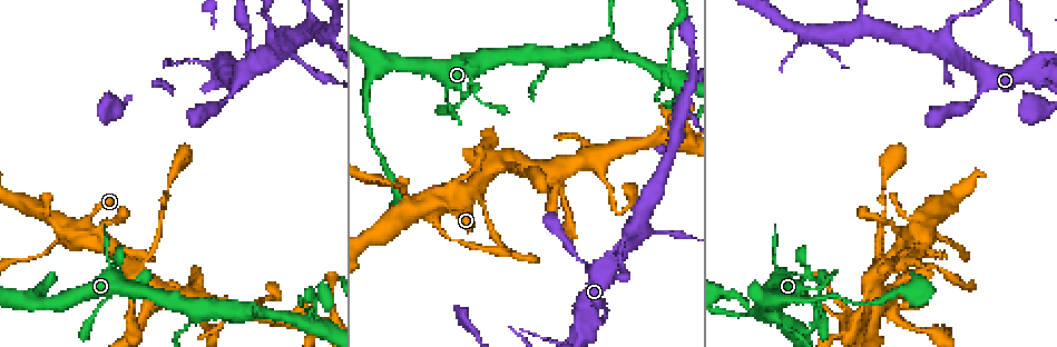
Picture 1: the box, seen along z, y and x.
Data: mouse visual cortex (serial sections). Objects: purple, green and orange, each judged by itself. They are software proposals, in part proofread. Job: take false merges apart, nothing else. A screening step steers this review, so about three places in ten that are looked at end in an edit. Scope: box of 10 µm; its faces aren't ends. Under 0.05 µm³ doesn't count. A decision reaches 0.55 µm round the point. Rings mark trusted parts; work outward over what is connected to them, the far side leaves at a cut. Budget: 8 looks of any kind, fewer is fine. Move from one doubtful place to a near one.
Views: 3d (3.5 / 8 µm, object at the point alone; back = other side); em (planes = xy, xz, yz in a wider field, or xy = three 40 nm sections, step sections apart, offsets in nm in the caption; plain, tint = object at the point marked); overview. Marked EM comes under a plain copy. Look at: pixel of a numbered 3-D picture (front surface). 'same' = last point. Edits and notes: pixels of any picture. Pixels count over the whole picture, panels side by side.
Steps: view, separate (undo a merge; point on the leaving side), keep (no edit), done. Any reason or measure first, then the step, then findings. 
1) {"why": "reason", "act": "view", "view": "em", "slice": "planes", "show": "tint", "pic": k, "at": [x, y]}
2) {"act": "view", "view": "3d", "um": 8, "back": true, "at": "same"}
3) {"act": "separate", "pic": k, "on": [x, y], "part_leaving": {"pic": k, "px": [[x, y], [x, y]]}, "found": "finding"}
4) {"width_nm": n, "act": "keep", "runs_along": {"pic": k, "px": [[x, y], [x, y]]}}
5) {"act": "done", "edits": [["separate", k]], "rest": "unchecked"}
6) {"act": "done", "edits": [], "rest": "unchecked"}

{"why": "four-way junction", "act": "view", "view": "3d", "um": 3.5, "back": true, "pic": 1, "at": [956, 58]}

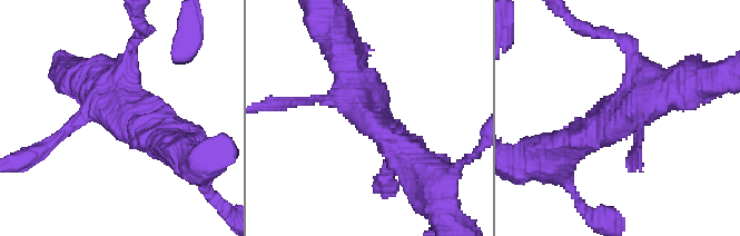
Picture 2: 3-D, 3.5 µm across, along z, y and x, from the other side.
{"arms": 4, "arm_widths_nm": [200, 400, 500, 500], "act": "view", "view": "em", "slice": "xy", "step": 3, "show": "tint", "pic": 2, "at": [376, 124]}

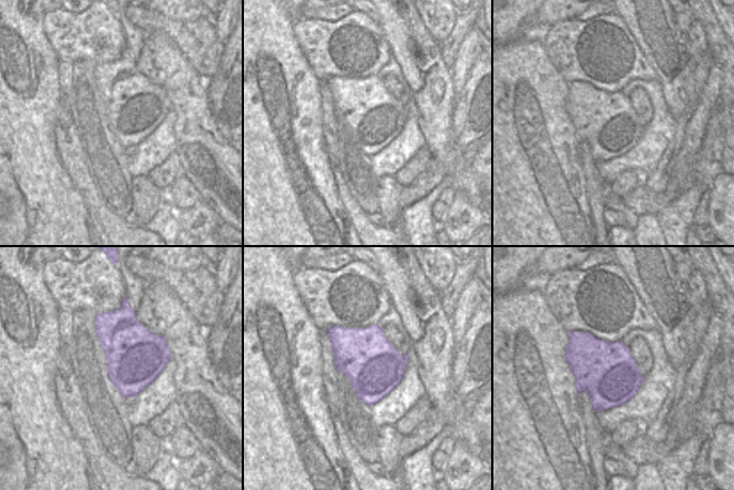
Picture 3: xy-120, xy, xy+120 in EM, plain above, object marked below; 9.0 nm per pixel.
{"act": "keep", "runs_along": {"pic": 2, "px": [[425, 171], [359, 112], [349, 67]]}, "found": "all the same cell"}

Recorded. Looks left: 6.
{"why": "sharp bend", "act": "view", "view": "3d", "um": 3.5, "pic": 1, "at": [247, 50]}

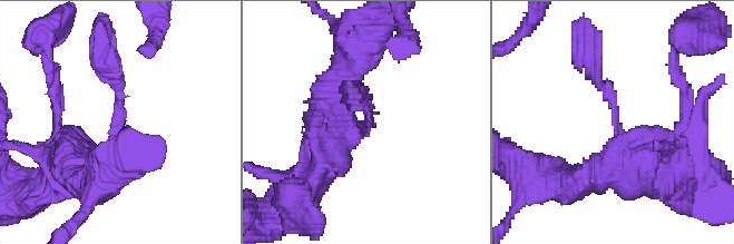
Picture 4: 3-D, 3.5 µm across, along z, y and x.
{"arm_widths_nm": [150, 450], "act": "view", "view": "em", "slice": "xy", "step": 5, "show": "tint", "pic": 4, "at": [368, 129]}

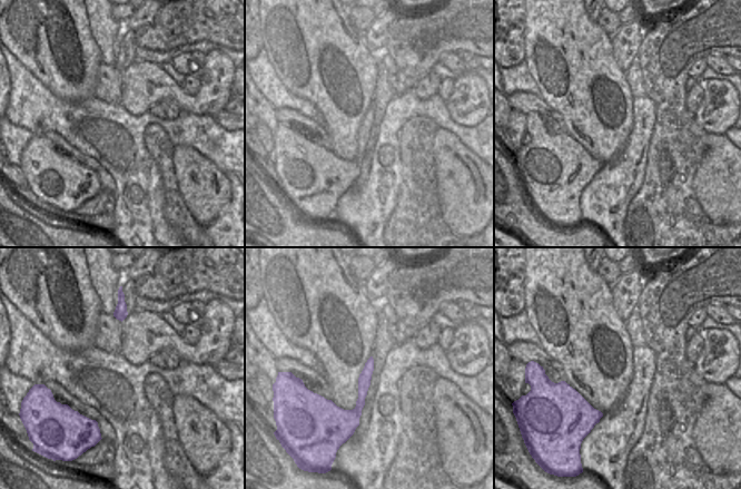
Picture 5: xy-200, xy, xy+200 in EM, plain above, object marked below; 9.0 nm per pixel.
{"act": "keep", "runs_along": {"pic": 4, "px": [[615, 169], [627, 153], [589, 60]]}, "found": "all the same cell"}

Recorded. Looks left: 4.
{"why": "abrupt turn", "act": "view", "view": "3d", "um": 8, "pic": 1, "at": [436, 203]}

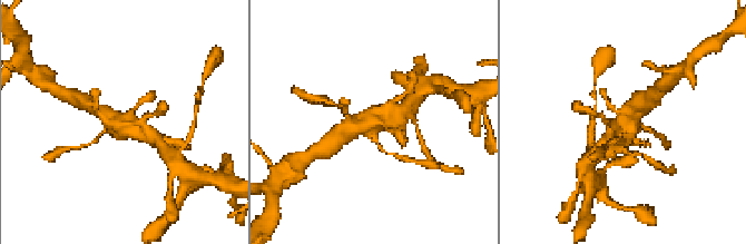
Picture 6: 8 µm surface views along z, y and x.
{"why": "zoom in", "act": "view", "view": "3d", "um": 3.5, "at": "same"}

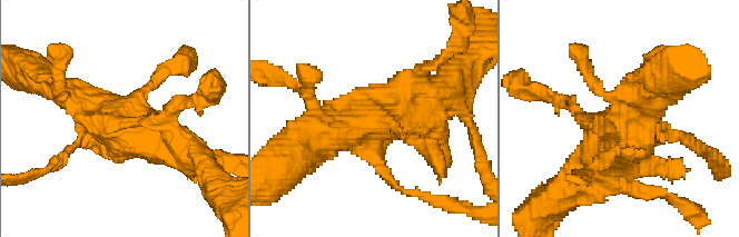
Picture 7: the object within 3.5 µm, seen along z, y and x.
{"act": "keep", "runs_along": {"pic": 7, "px": [[647, 71], [601, 156]]}, "found": "all the same cell"}

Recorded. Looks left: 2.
{"act": "done", "edits": [], "rest": "unchecked"}

